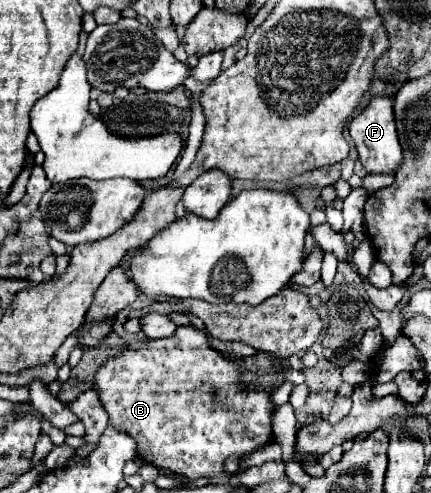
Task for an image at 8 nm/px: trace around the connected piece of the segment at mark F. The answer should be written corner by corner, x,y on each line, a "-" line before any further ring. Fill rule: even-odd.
374,96
368,106
352,118
348,124
348,132
356,144
358,158
364,164
364,170
368,174
378,172
394,172
400,166
402,160
402,148
398,144
396,134
396,122
394,122
394,100
390,96

